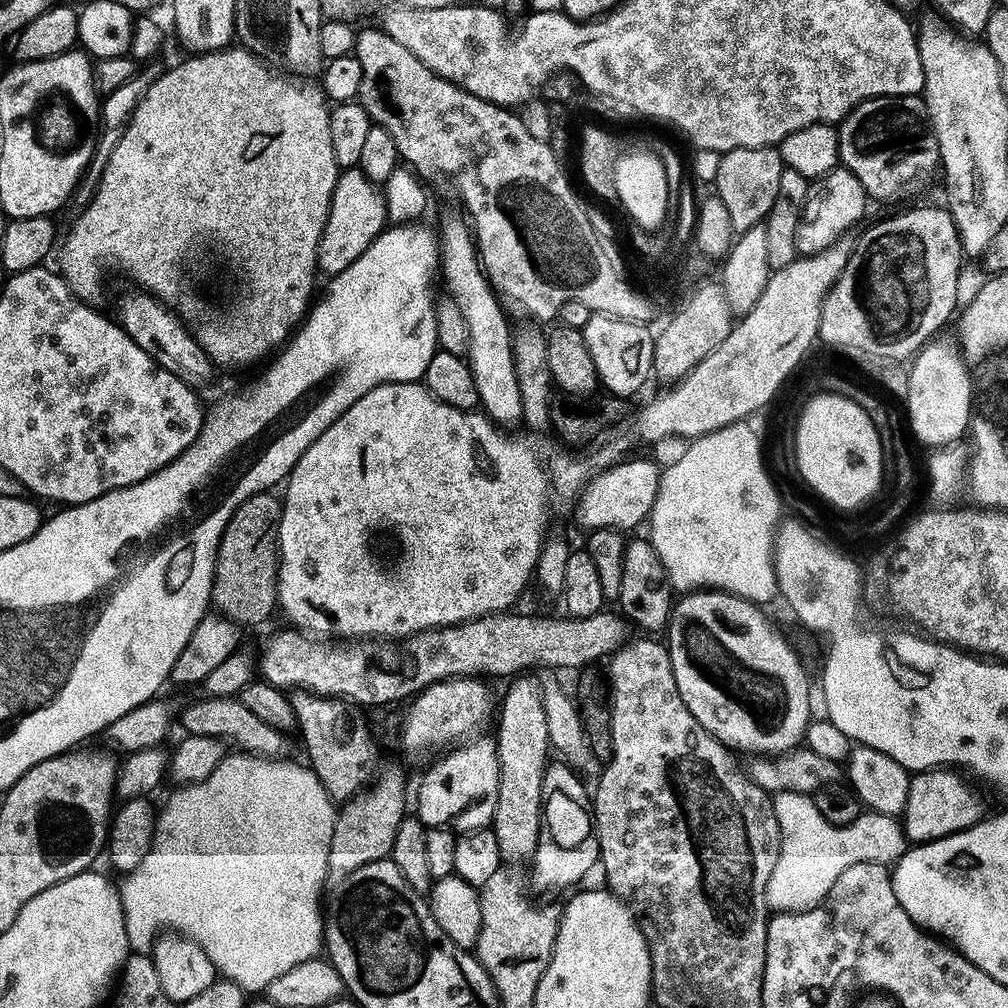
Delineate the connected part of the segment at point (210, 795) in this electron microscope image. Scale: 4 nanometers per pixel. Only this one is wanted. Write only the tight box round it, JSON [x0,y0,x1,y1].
[118,754,338,994]

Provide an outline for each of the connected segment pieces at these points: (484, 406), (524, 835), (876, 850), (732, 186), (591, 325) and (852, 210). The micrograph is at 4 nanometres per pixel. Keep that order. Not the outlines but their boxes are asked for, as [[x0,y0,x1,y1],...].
[[438,215,524,426],[491,674,550,866],[770,792,910,910],[714,148,784,233],[582,314,654,398],[796,166,870,256]]

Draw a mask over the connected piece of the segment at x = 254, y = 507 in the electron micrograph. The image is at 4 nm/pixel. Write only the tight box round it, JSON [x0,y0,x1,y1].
[212,491,281,626]

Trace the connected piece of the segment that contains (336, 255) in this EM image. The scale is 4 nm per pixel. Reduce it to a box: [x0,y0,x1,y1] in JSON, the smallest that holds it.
[316,166,388,277]

